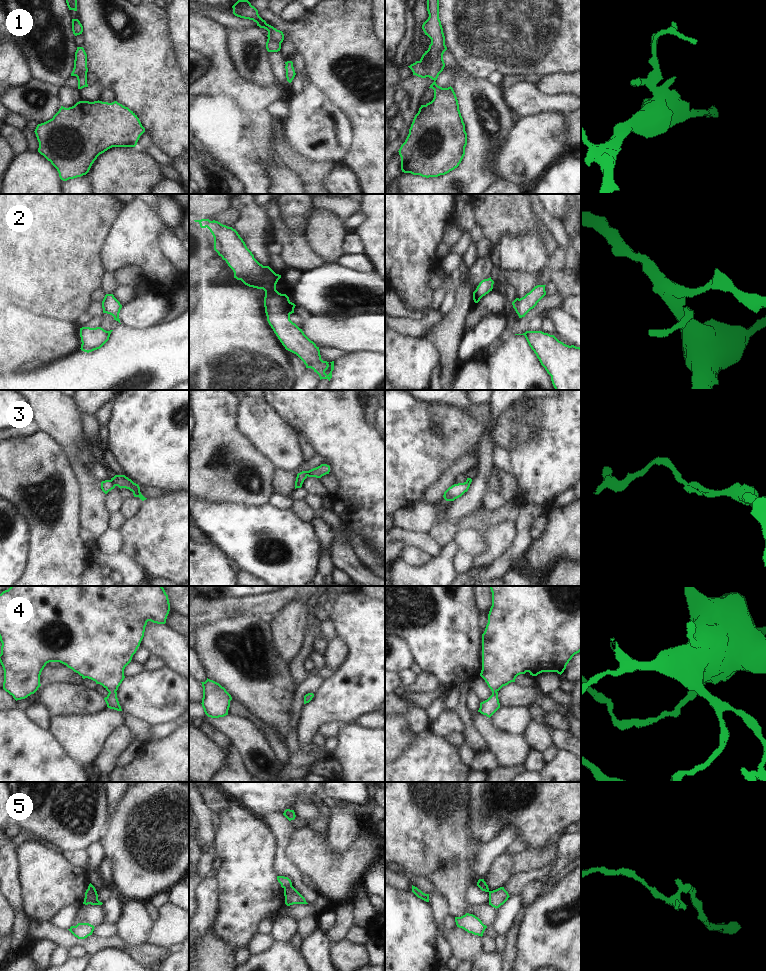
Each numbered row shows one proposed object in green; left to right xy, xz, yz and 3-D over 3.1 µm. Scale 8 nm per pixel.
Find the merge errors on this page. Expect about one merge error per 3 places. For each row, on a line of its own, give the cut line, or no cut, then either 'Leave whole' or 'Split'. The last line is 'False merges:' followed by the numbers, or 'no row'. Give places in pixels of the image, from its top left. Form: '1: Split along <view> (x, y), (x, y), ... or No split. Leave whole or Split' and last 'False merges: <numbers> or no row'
1: Split along yz (419, 61), (425, 68), (428, 76). Split
2: Split along xz (301, 331), (307, 338). Split
3: Split along xy (110, 480), (115, 485). Split
4: No split. Leave whole
5: Split along xy (96, 891), (90, 895), (88, 903). Split
False merges: 1, 2, 3, 5.

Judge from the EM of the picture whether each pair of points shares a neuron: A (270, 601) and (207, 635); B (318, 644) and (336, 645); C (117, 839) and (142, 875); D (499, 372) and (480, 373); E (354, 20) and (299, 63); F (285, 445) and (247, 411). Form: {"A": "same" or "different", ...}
{"A": "different", "B": "different", "C": "same", "D": "different", "E": "different", "F": "same"}

